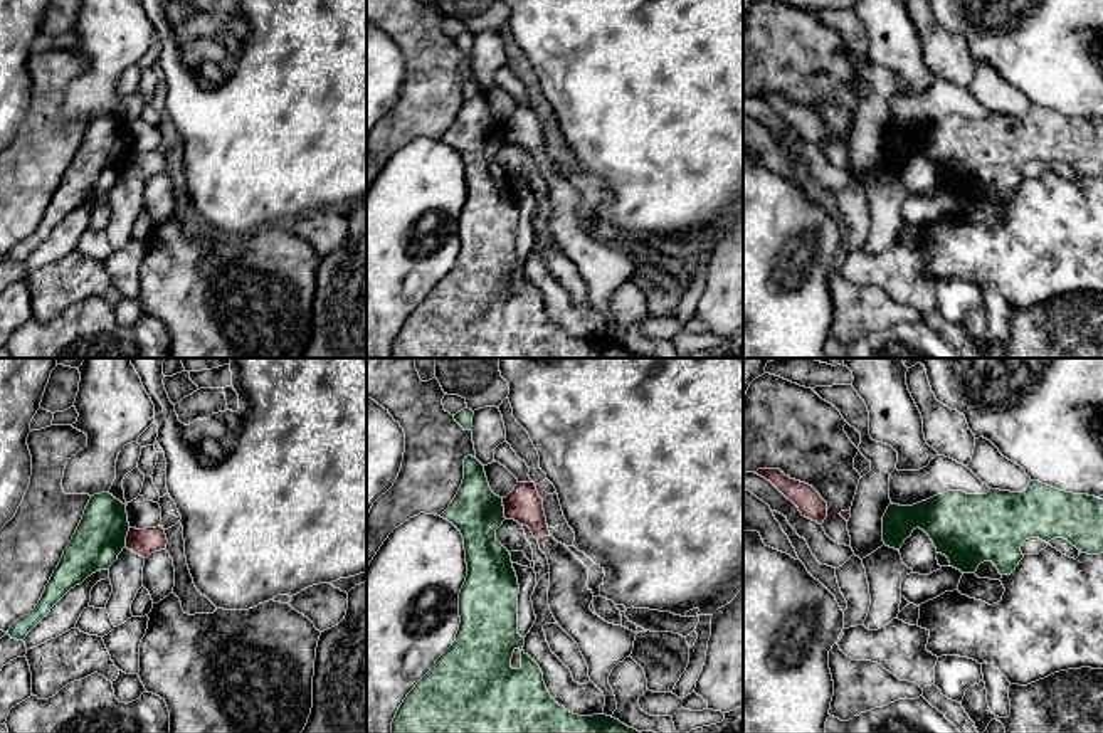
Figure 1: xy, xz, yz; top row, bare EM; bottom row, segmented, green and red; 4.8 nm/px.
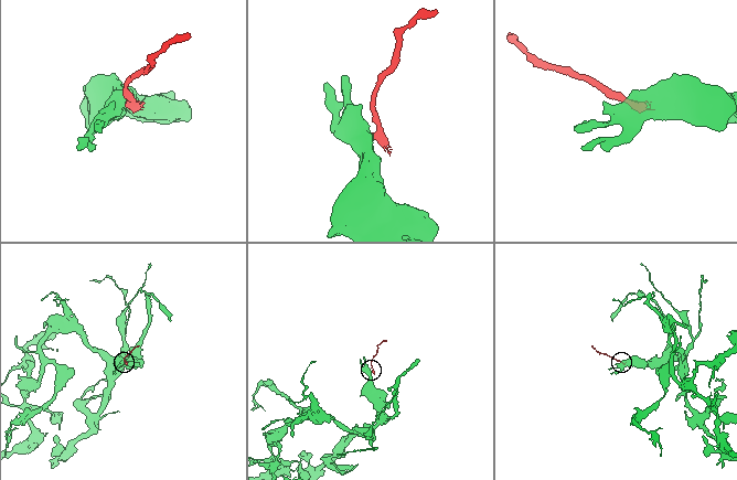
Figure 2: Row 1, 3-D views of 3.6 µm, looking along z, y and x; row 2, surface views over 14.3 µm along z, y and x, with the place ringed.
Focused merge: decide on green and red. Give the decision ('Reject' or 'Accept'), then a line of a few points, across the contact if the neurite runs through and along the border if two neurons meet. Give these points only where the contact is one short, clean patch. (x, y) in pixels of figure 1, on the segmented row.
Reject. Line: xz (501, 498), (506, 518)

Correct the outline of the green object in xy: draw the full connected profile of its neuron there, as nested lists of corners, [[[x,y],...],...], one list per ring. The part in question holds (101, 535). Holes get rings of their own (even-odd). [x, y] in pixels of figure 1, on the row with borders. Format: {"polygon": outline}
{"polygon": [[[109,493],[91,496],[39,604],[10,625],[8,635],[24,641],[71,588],[81,585],[92,573],[108,570],[126,548],[128,531],[126,504]]]}

